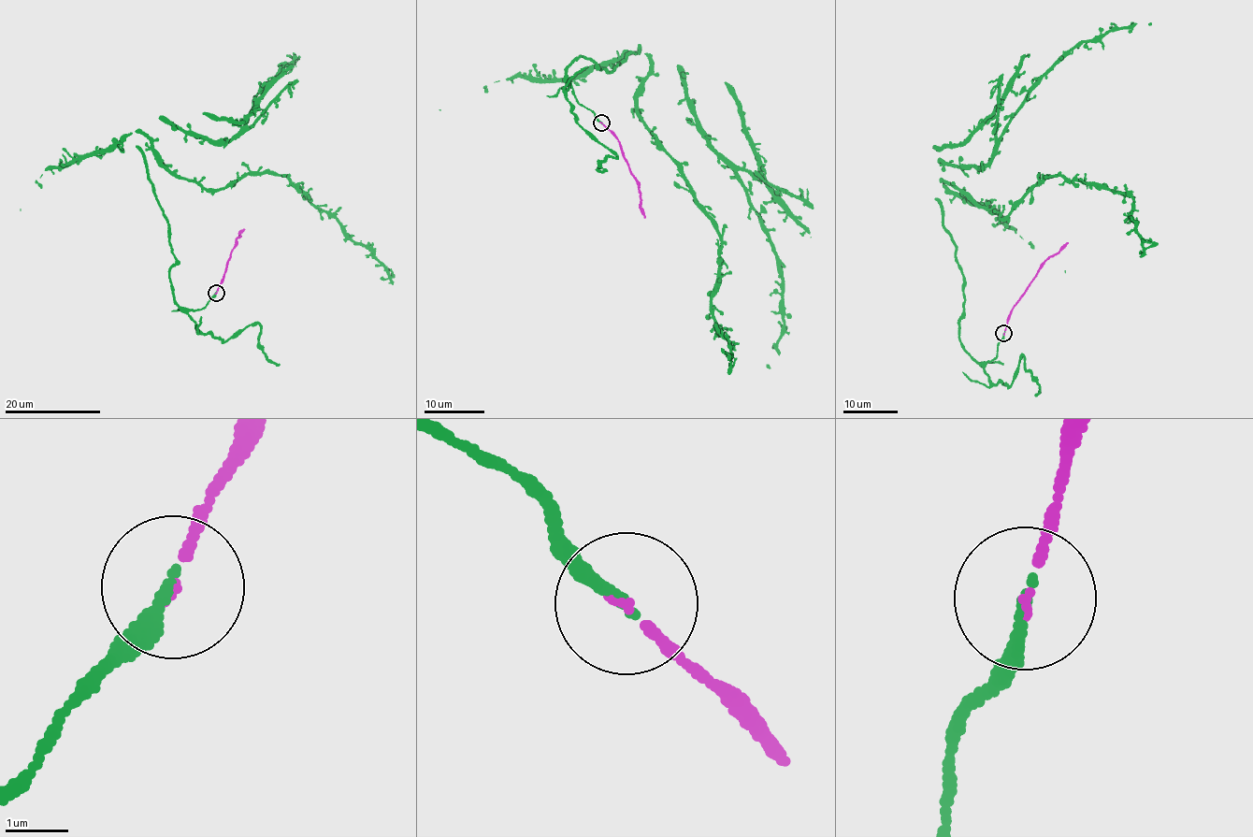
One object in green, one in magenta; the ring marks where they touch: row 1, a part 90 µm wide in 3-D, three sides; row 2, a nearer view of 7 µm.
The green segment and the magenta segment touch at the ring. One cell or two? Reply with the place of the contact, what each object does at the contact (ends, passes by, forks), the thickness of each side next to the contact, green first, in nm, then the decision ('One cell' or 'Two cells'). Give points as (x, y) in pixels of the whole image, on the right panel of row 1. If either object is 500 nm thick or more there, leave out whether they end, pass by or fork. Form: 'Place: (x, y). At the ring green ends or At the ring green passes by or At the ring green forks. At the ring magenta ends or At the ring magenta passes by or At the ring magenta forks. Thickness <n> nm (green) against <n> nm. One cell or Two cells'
Place: (1003, 333). At the ring green ends. At the ring magenta ends. Thickness 220 nm (green) against 110 nm. One cell

